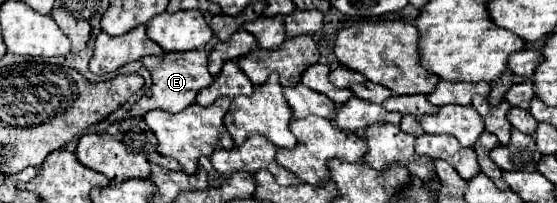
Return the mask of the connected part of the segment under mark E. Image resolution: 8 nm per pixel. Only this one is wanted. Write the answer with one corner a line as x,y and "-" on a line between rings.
204,50
190,52
166,52
164,56
144,56
142,64
152,74
152,88
132,106
132,116
144,116
150,110
166,110
166,112
182,112
186,106
194,104
196,94
206,88
214,78
208,72
208,54

